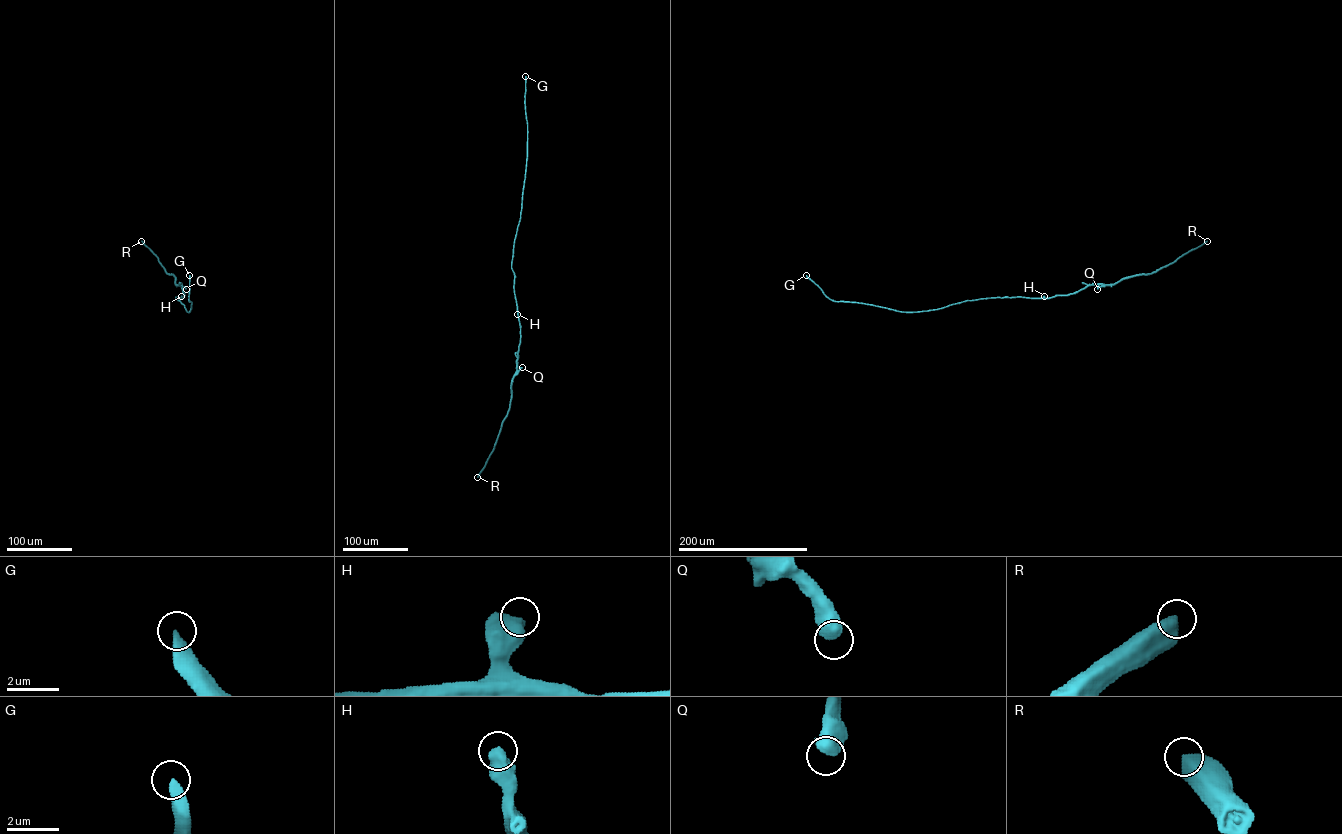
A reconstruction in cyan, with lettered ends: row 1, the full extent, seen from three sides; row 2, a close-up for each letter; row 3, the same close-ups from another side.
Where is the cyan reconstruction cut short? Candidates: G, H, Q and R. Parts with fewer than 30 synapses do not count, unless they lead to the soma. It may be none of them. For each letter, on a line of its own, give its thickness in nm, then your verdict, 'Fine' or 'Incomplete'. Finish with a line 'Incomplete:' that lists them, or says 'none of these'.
G: Thickness 440 nm. Incomplete
H: Thickness 650 nm. Fine
Q: Thickness 650 nm. Fine
R: Thickness 550 nm. Fine
Incomplete: G

